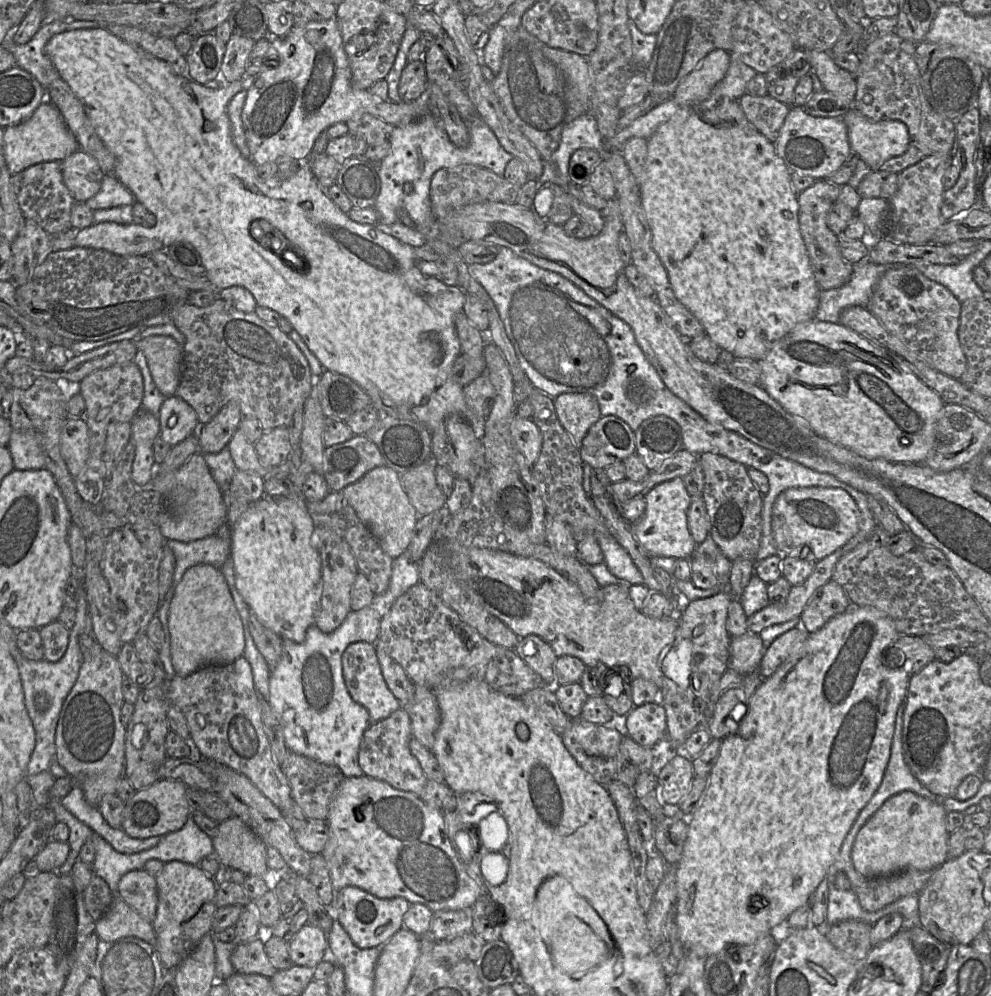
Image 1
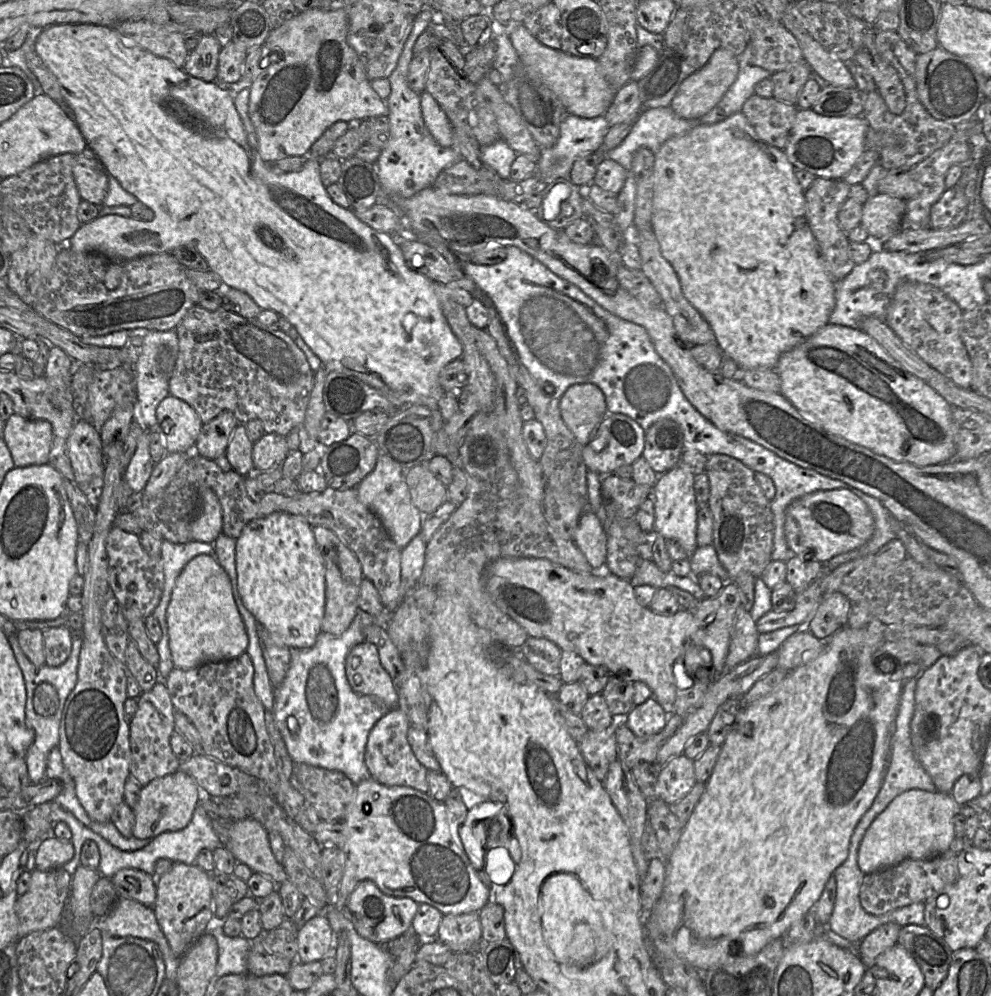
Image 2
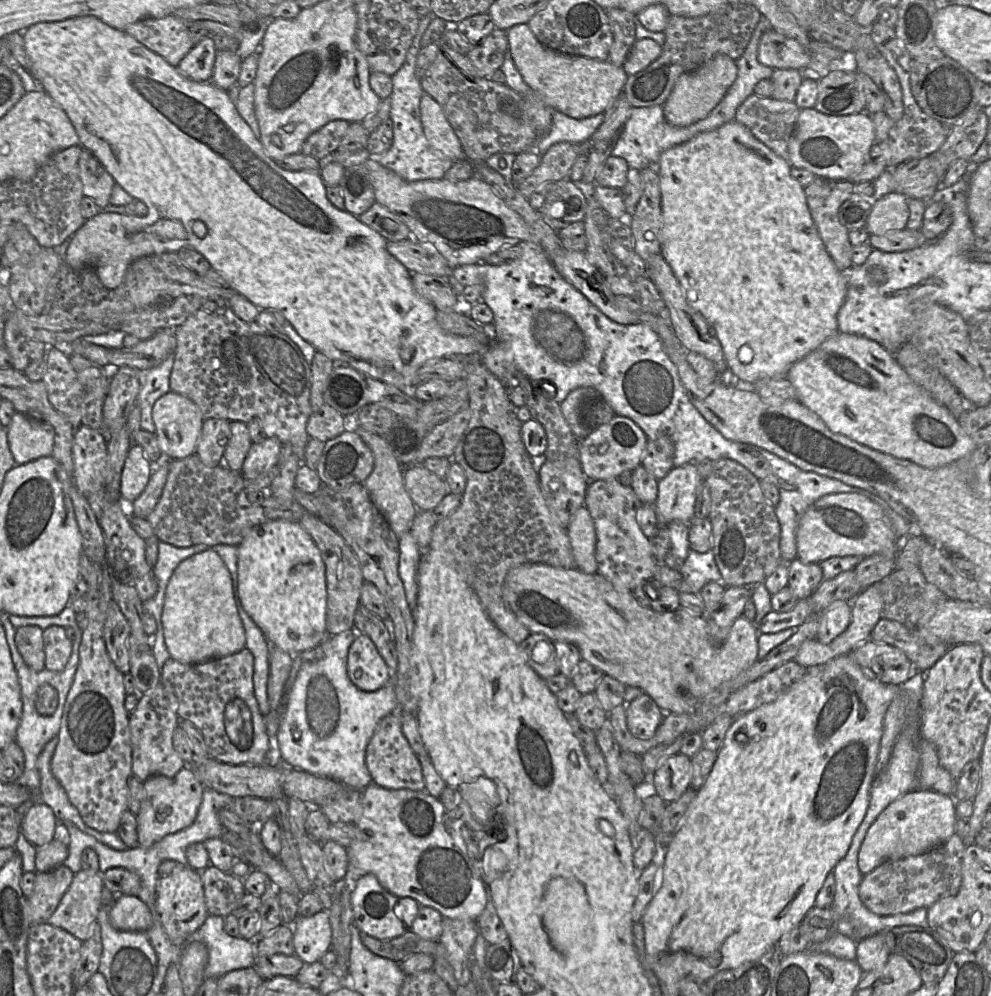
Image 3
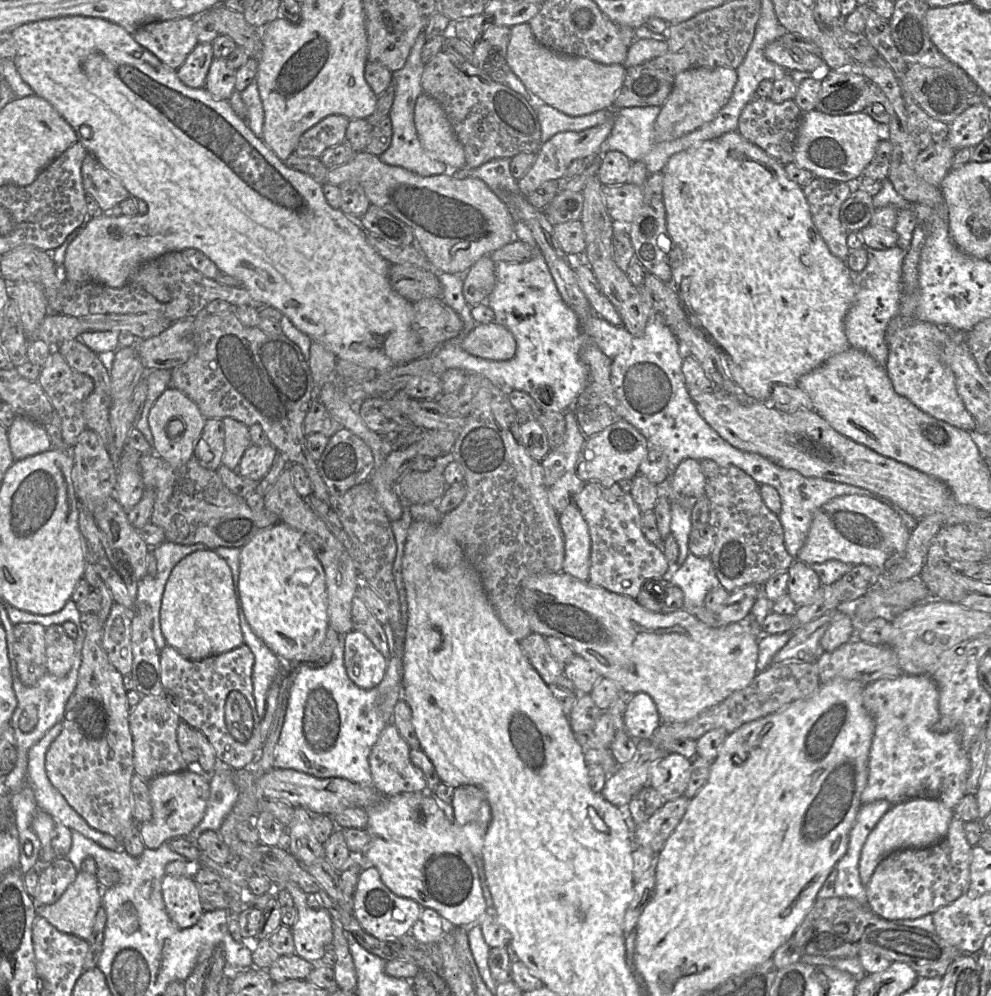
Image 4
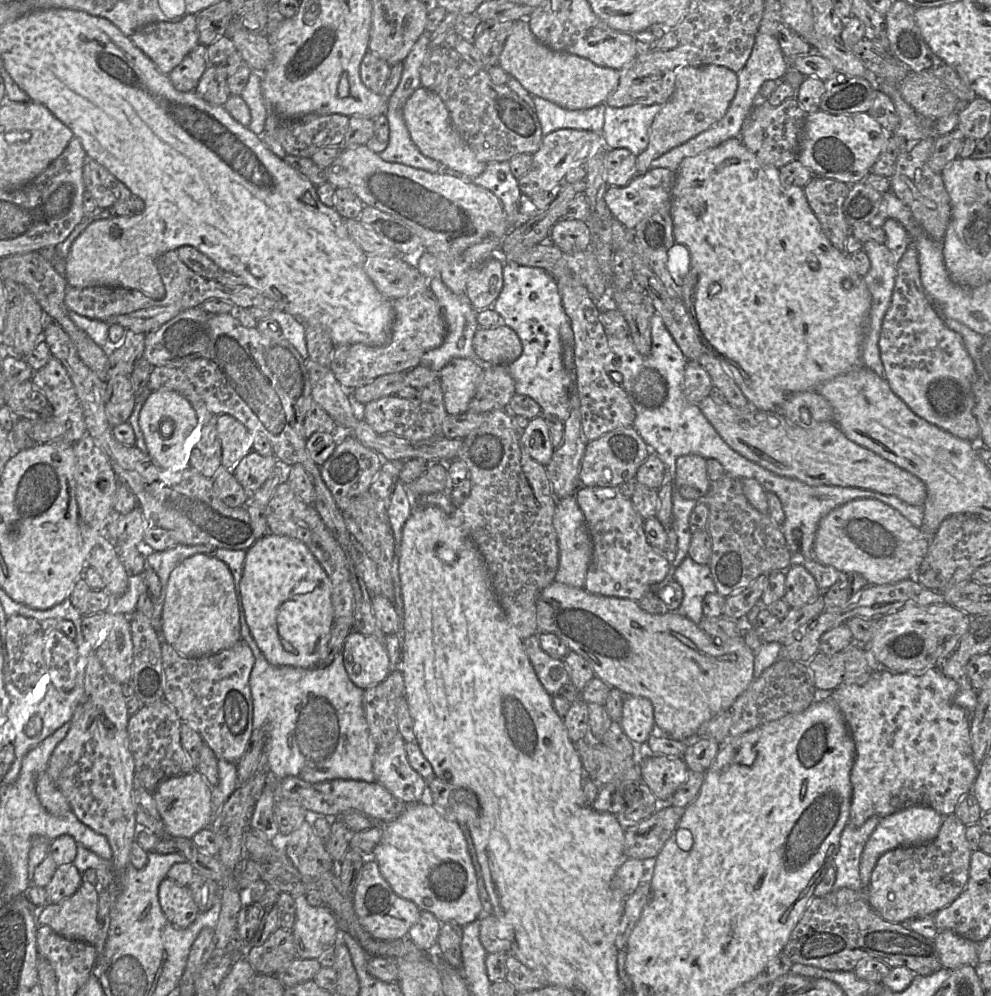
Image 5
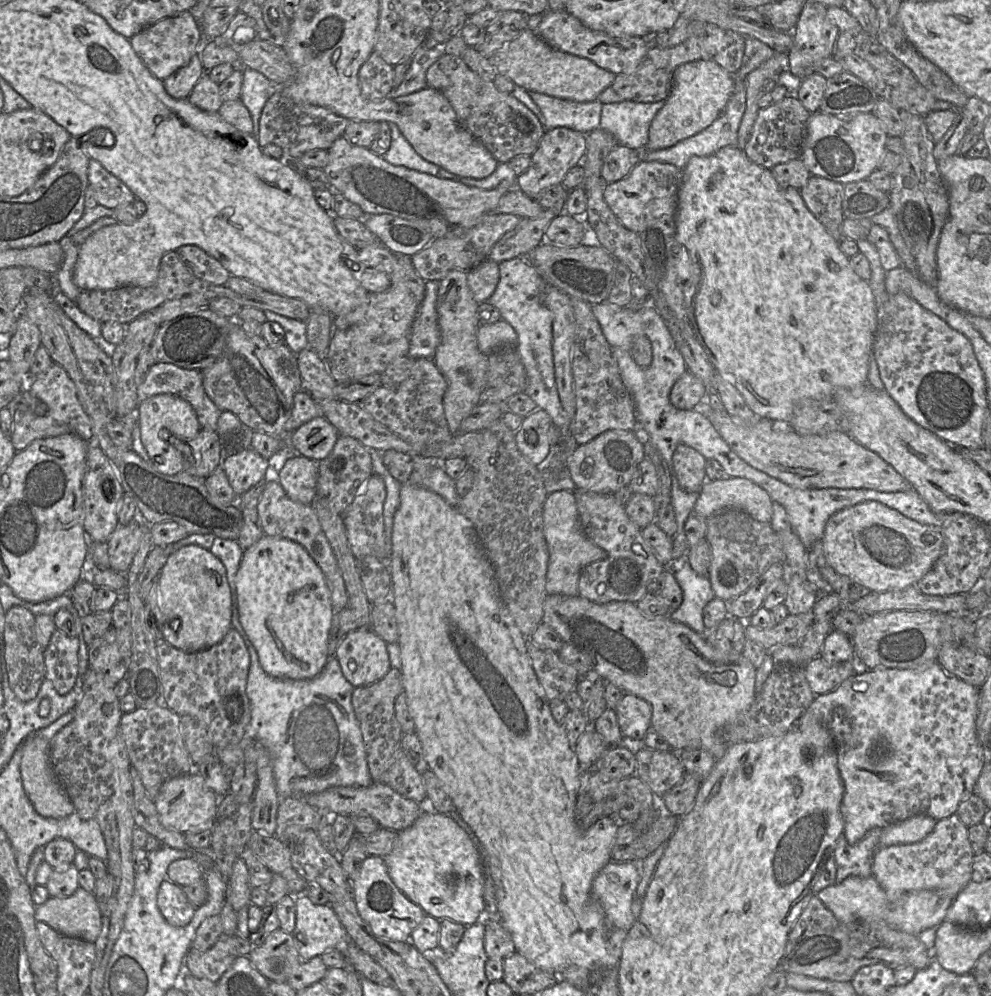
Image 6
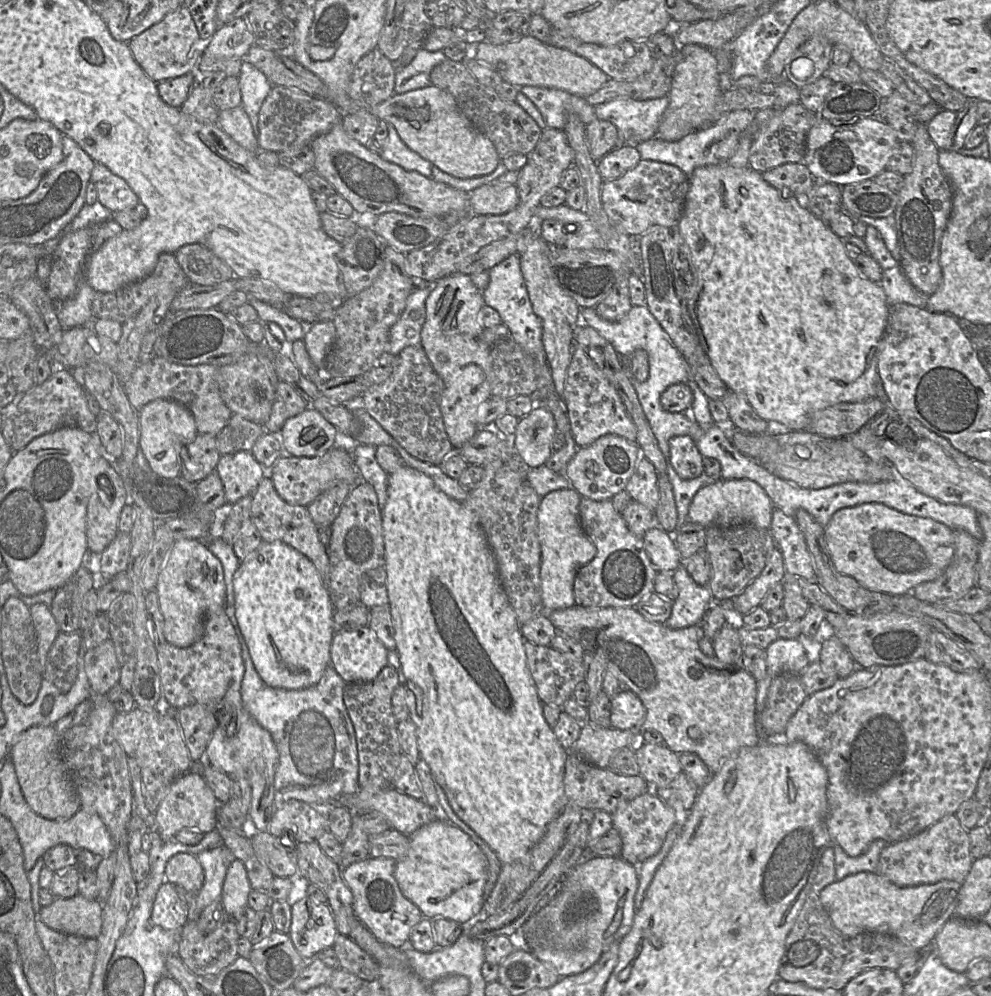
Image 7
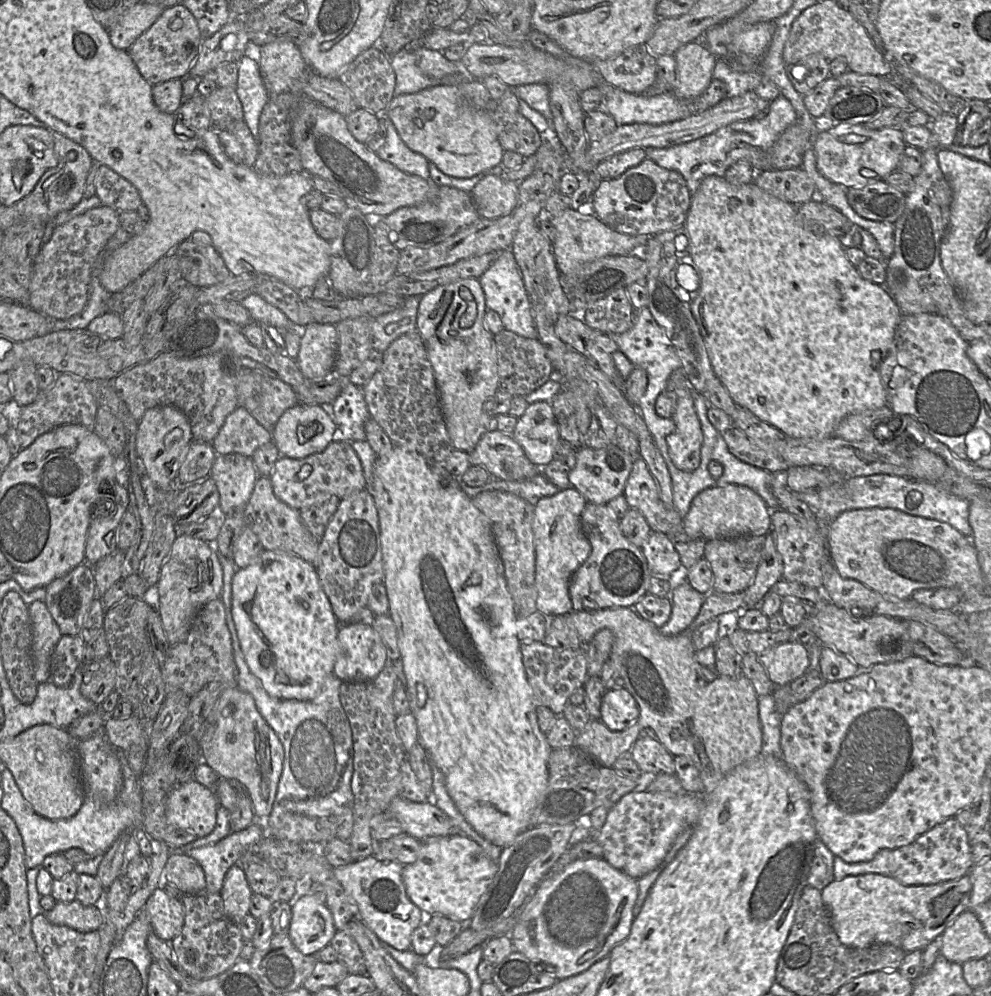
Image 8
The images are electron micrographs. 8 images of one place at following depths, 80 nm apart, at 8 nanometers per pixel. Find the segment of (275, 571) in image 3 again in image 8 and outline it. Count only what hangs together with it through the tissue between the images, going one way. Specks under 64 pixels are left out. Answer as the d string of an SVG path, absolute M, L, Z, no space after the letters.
M264 550L250 565L238 569L232 580L232 617L236 627L240 647L251 672L260 680L266 692L273 698L301 701L312 700L318 696L325 679L333 674L333 668L339 653L338 630L340 623L332 611L331 604L323 591L315 567L305 560L282 551Z

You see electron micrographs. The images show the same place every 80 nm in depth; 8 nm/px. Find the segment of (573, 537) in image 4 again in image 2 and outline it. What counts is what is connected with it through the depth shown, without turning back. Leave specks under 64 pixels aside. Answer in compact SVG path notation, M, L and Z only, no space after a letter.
M592 511L584 512L578 522L573 542L577 545L579 550L583 553L593 570L603 571L606 563L607 555L607 537L605 531L599 521L598 517Z

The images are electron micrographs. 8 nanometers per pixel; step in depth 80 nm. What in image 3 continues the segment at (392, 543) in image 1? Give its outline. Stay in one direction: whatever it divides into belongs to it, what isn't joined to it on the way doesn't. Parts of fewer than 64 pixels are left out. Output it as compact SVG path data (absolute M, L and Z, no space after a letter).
M353 426L351 429L354 429L362 437L374 455L374 468L363 484L368 490L371 500L399 538L404 533L410 531L413 520L418 512L418 508L405 489L402 465L395 458L383 436L369 432L358 426Z

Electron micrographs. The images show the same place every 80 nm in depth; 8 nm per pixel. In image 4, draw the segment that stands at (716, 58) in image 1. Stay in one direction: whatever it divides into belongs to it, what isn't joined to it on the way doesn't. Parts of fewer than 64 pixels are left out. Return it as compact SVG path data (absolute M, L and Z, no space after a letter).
M699 67L678 73L672 91L655 120L655 142L675 140L712 121L729 101L737 79L737 70L727 67Z

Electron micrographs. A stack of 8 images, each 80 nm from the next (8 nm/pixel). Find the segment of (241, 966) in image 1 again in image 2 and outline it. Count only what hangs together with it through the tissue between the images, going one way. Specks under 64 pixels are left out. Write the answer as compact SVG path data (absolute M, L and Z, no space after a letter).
M262 936L251 941L248 954L248 973L255 976L267 976L272 974L286 975L293 962L282 956L271 953L262 942Z

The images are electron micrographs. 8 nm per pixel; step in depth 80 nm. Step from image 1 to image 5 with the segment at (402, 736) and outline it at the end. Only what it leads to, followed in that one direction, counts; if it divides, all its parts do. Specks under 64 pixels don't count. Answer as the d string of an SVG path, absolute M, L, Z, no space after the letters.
M397 734L387 748L376 751L373 773L376 781L396 799L406 803L418 803L422 798L426 781L409 764L406 742Z

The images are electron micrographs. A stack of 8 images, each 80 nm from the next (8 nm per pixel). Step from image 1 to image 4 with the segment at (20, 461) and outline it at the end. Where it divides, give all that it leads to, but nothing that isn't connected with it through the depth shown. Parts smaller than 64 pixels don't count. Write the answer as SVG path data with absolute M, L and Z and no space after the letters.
M17 415L8 428L8 440L15 461L52 448L50 437L43 426Z

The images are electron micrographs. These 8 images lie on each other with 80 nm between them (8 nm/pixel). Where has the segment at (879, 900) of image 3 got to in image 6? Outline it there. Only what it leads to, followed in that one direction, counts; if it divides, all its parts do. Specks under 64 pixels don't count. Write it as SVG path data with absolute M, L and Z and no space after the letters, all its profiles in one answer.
M953 814L936 821L933 830L919 842L879 847L873 858L872 876L883 888L889 900L898 900L904 894L918 890L937 890L956 897L971 878L974 856L968 839L968 827Z

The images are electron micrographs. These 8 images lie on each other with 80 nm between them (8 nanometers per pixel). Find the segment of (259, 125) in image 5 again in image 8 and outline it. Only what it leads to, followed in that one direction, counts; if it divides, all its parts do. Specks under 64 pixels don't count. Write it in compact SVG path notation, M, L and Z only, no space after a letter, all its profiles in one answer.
M246 55L237 61L235 91L241 102L243 120L257 139L259 117L269 95L260 75L258 64Z

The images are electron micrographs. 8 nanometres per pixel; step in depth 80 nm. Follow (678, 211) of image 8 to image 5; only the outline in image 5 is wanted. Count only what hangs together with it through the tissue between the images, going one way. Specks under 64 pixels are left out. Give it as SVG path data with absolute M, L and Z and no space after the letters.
M650 168L643 175L636 175L626 186L608 186L604 193L605 203L611 214L624 227L634 229L645 218L658 211L669 211L676 171L667 168Z

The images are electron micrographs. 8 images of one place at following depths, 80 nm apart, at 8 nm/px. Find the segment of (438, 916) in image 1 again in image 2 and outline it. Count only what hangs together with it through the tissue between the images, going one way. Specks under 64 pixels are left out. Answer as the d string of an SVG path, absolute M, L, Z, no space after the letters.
M479 913L443 915L437 940L449 946L454 953L473 952L472 949L482 940Z

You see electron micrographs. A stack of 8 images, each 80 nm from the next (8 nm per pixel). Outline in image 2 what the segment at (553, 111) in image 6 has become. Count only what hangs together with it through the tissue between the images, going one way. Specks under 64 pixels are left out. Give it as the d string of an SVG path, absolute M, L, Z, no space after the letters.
M568 114L560 125L559 137L555 145L550 148L541 148L537 174L542 182L552 182L562 178L568 179L573 163L577 158L588 153L599 153L610 127L604 115L583 118Z

